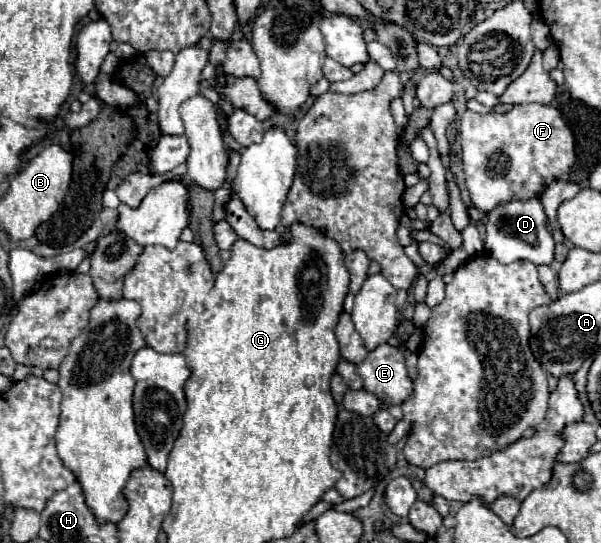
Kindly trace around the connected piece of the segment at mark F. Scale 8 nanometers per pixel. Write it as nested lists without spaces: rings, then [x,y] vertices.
[[[543,104],[513,106],[509,112],[477,114],[467,110],[459,124],[465,182],[473,204],[481,212],[501,202],[543,194],[553,180],[567,180],[575,164],[575,140],[559,110]]]

